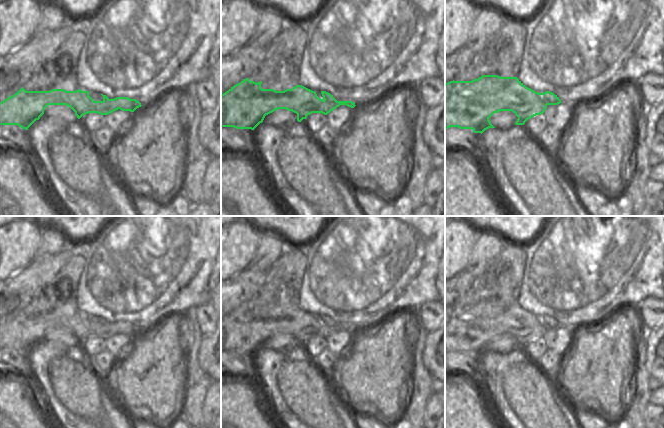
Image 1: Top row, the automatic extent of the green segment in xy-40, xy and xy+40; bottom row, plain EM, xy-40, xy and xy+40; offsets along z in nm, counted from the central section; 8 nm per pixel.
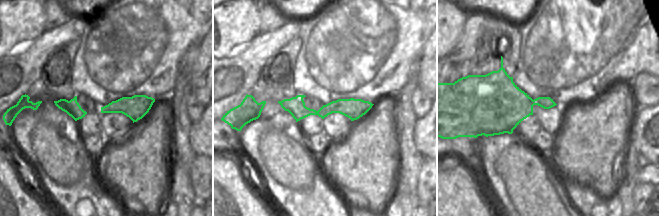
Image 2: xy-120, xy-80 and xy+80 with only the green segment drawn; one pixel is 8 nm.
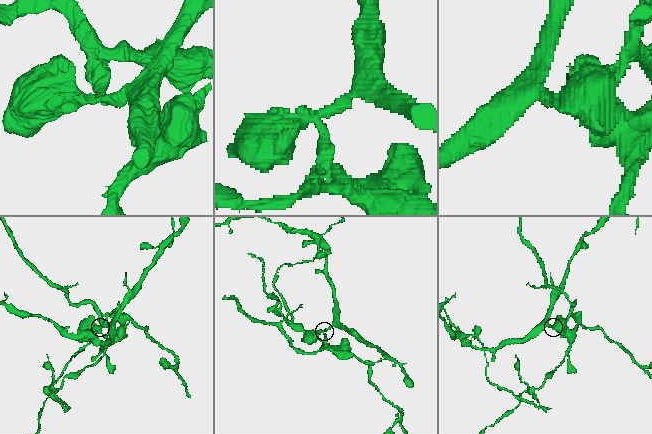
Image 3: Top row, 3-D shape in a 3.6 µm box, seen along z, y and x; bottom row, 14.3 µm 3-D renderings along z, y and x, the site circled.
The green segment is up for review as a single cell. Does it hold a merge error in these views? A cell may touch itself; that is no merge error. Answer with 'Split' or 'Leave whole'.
Split

